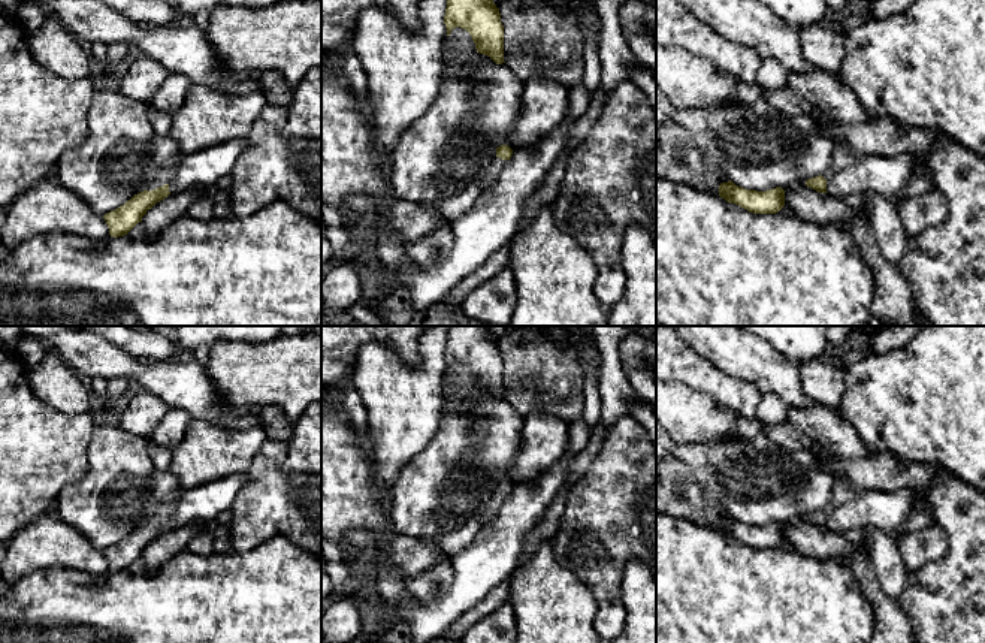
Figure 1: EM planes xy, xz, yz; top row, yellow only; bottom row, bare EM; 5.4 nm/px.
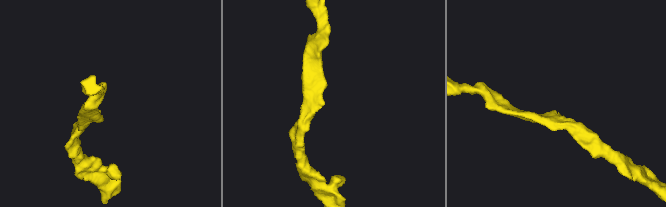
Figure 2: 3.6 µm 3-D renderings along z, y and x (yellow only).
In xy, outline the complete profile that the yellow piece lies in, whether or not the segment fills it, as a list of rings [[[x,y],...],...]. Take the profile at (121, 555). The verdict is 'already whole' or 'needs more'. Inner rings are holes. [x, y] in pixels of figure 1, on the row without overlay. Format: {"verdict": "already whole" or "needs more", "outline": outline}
{"verdict": "needs more", "outline": [[[179,498],[160,505],[158,511],[149,517],[143,526],[135,529],[124,540],[103,550],[111,571],[118,573],[127,570],[142,556],[142,552],[148,544],[170,529],[169,517],[172,516],[178,499]]]}

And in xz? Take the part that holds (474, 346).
{"verdict": "already whole", "outline": [[[450,326],[444,359],[447,371],[460,362],[466,365],[480,389],[496,399],[504,396],[504,360],[501,348],[486,326]]]}

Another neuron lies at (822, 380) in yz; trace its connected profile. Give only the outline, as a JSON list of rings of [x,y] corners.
[[[825,356],[798,363],[804,393],[819,405],[837,410],[844,395],[843,368]]]

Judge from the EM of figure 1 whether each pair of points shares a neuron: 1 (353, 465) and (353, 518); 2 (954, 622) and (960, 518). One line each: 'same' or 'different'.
1: same
2: same

